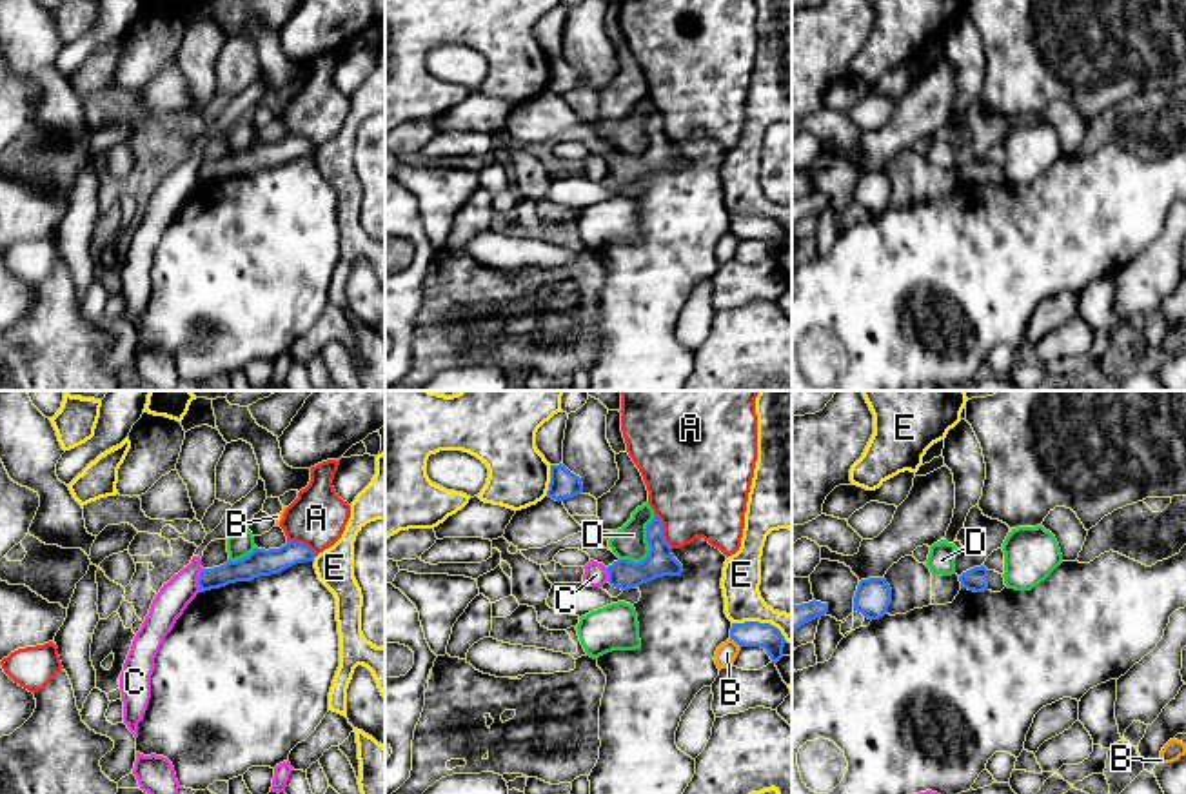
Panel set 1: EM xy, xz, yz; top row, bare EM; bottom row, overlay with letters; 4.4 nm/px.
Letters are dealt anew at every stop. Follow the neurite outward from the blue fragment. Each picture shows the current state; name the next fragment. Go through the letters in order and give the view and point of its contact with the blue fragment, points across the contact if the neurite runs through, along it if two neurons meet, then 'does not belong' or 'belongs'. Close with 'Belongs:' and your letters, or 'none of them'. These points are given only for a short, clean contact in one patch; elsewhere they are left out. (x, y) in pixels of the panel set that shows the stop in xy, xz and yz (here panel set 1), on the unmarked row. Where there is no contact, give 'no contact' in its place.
A: xz (662, 124) | does not belong
B: xz (736, 235) | does not belong
C: xy (198, 173) | along xy (204, 162), (198, 171), (198, 184) | does not belong
D: xz (651, 142) | does not belong
E: xz (761, 217) | does not belong
Belongs: none of them

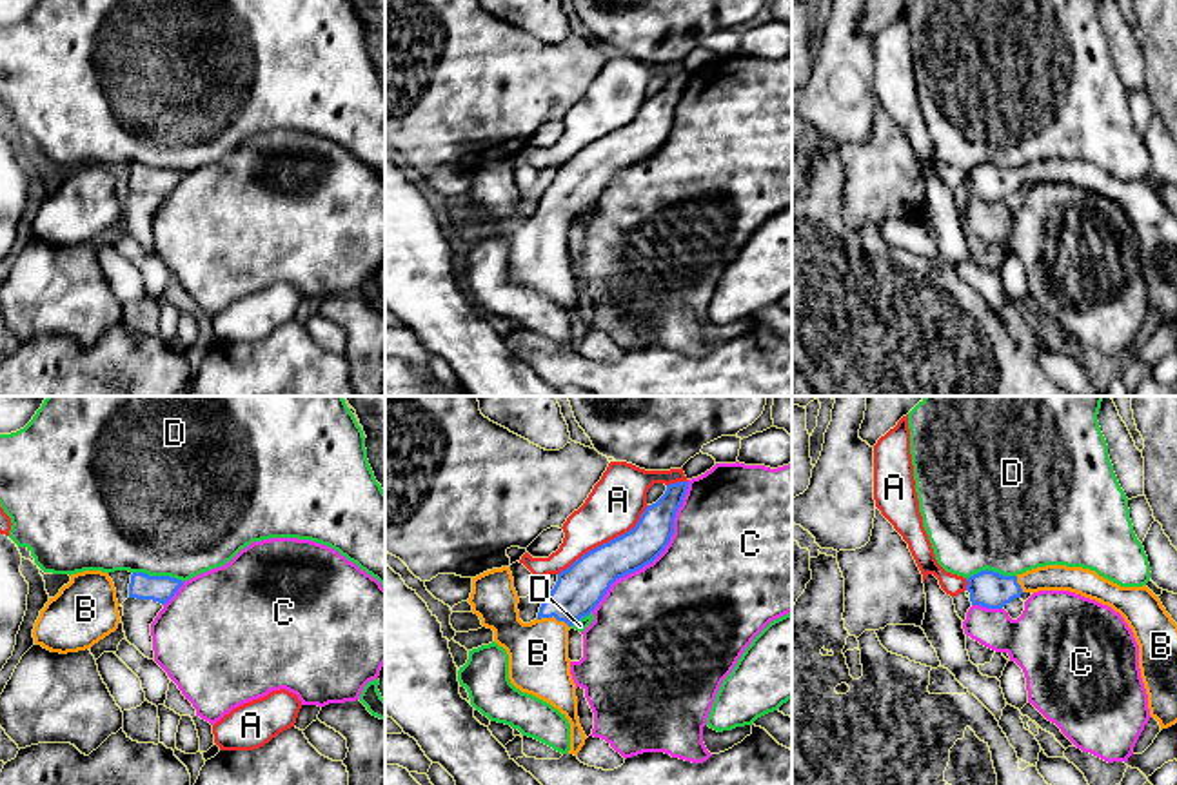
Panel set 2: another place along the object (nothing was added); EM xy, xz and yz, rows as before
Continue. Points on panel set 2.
A: xz (605, 137) | does not belong
B: xz (553, 208) | across xz (580, 180), (553, 208), (553, 218), (538, 246) | belongs
C: xz (658, 148) | does not belong
D: xy (158, 169) | does not belong
Belongs: B

